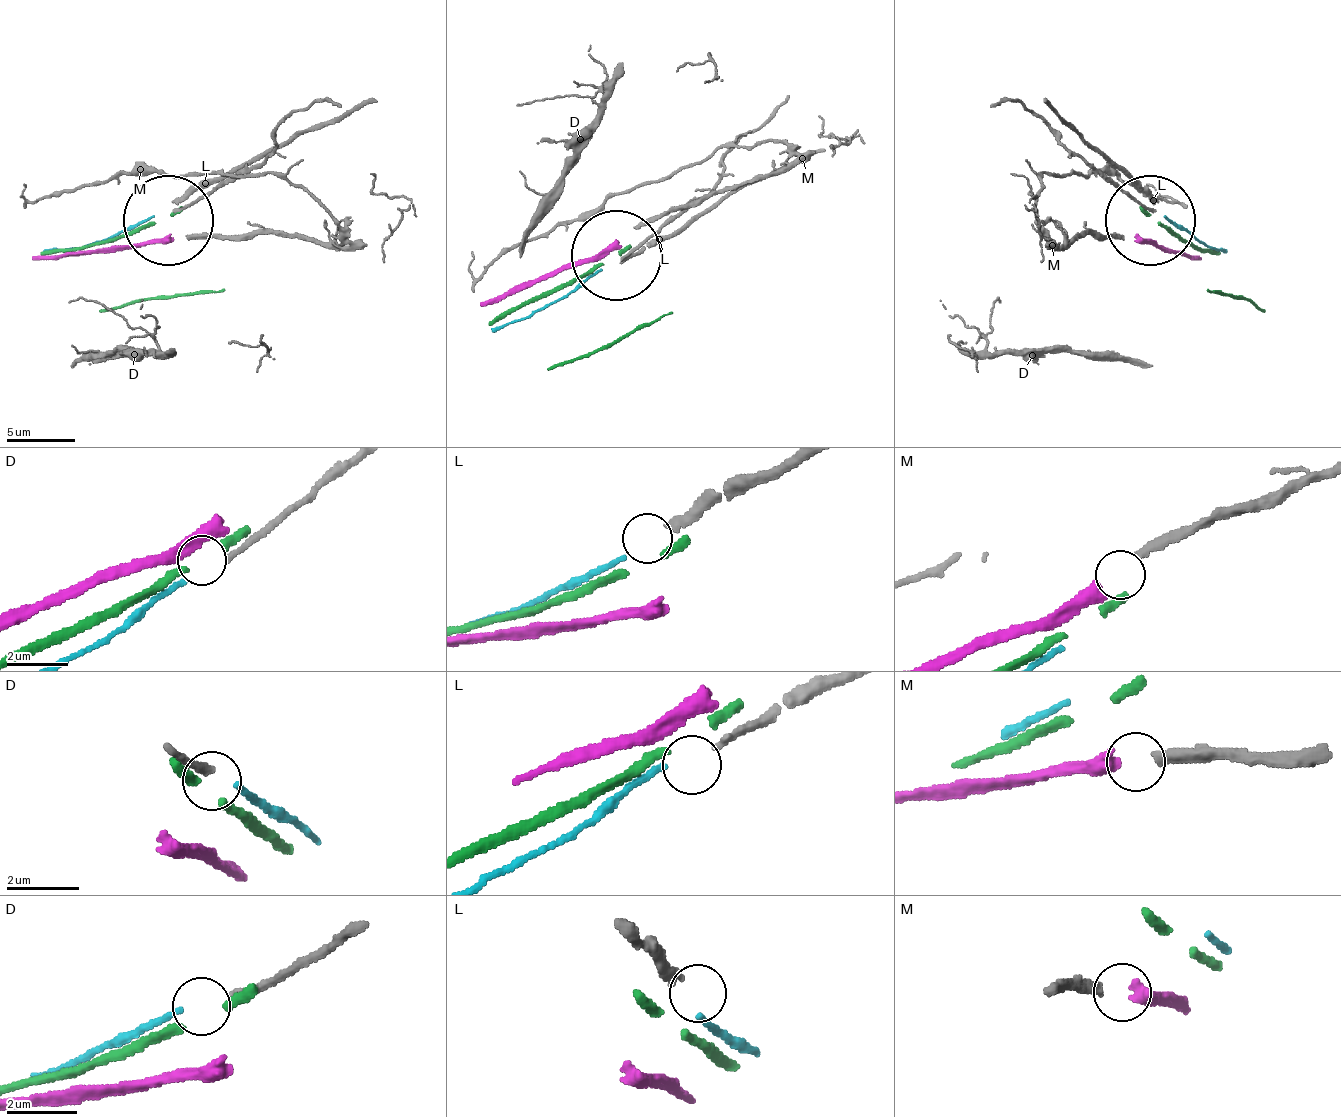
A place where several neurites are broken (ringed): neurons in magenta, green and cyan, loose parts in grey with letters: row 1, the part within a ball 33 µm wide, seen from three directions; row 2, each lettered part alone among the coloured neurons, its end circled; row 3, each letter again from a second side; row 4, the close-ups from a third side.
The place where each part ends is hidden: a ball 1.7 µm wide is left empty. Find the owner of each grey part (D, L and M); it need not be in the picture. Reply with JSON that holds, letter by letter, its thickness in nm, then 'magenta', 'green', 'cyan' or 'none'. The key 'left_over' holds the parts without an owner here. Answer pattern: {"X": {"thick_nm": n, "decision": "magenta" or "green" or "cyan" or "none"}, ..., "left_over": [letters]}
{"D": {"thick_nm": 200, "decision": "cyan"}, "L": {"thick_nm": 200, "decision": "none"}, "M": {"thick_nm": 320, "decision": "magenta"}, "left_over": ["L"]}

